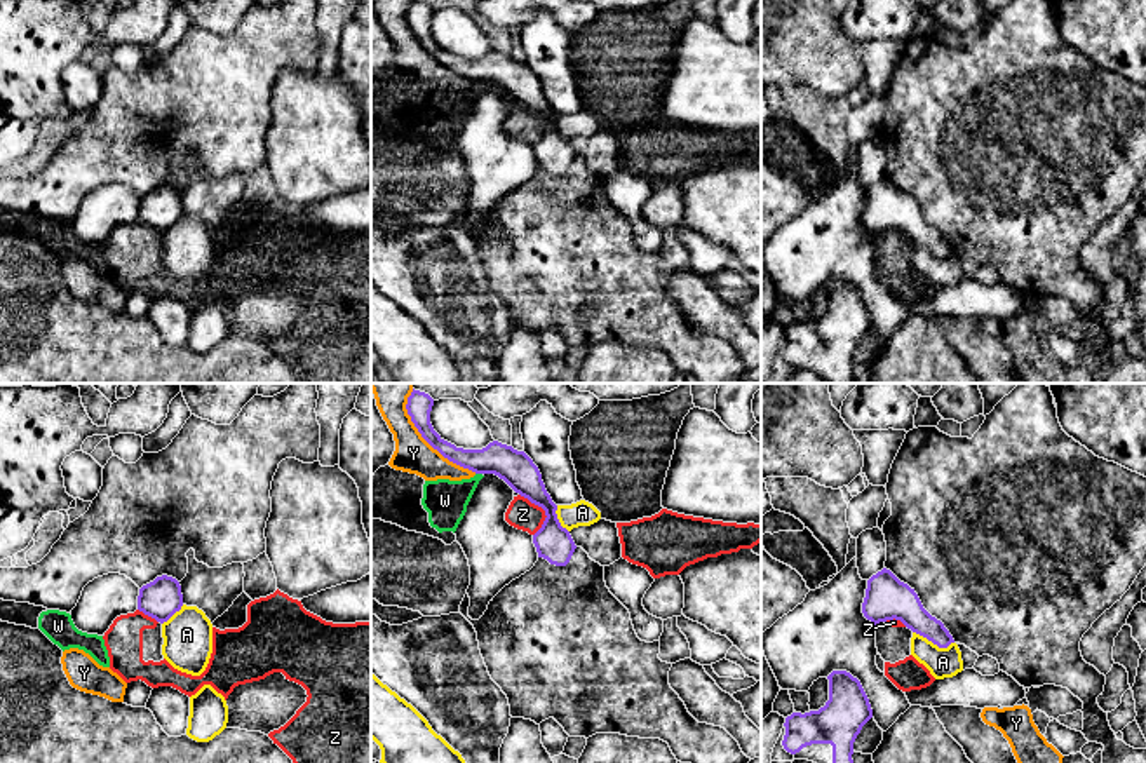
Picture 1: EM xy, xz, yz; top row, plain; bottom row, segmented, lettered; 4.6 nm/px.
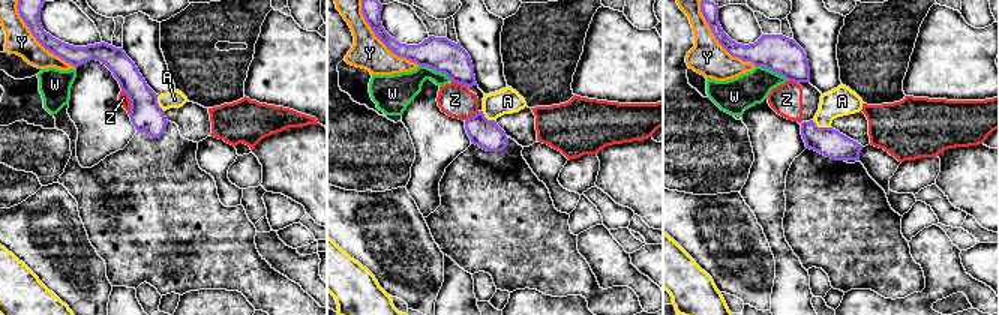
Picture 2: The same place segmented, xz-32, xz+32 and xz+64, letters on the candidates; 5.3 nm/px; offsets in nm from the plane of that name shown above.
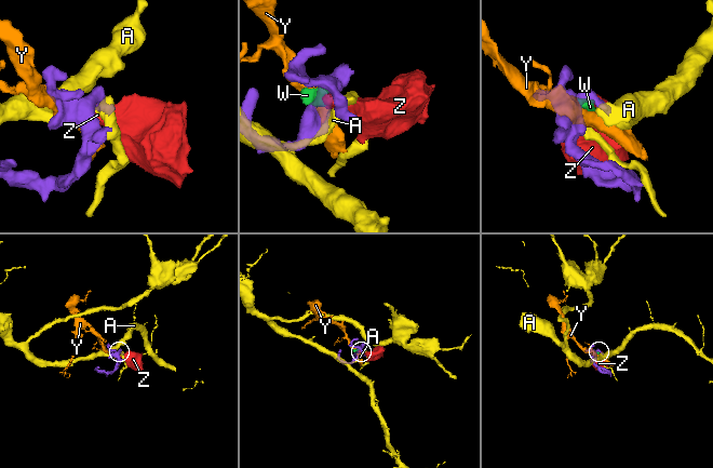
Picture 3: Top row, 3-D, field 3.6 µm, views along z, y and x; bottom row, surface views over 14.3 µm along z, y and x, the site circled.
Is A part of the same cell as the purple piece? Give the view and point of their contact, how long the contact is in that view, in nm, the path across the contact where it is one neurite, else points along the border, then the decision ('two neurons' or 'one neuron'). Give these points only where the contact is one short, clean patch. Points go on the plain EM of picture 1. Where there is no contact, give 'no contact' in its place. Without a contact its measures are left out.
contact yz (934, 253); length 200 nm; border yz (913, 241), (939, 256), (953, 253); two neurons

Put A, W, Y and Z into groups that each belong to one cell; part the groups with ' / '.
A / W Z / Y

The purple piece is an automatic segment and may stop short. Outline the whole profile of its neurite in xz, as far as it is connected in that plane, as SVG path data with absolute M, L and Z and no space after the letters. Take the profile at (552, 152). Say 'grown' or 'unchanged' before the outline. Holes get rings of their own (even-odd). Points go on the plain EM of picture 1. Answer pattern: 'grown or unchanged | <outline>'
unchanged | M420 0L408 7L408 24L421 47L449 71L469 78L475 84L495 84L503 89L516 103L545 120L542 138L533 145L538 167L550 174L566 176L576 159L570 141L557 129L557 115L545 99L542 84L533 70L512 56L498 51L482 59L463 59L444 51L430 33L434 9Z

